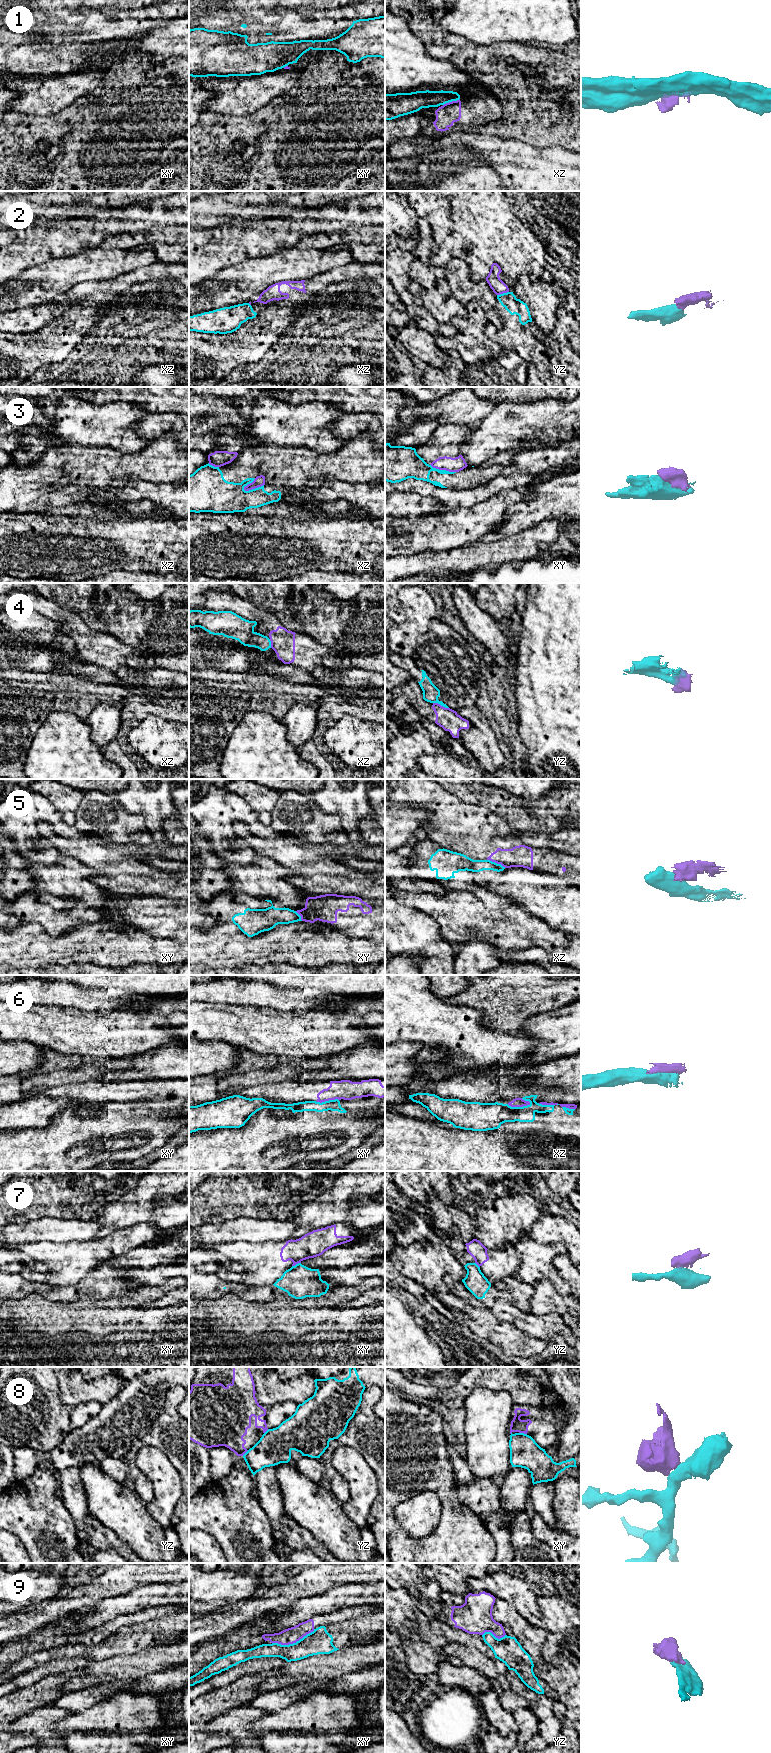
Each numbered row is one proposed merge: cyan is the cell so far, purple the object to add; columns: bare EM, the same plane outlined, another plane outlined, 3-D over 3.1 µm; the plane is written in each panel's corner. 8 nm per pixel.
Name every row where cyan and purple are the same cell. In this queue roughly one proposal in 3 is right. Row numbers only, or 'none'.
none

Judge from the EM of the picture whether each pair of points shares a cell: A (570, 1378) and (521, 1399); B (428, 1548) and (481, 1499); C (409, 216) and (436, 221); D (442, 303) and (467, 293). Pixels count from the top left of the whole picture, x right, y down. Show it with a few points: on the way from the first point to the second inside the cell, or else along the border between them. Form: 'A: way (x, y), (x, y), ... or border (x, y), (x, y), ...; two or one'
A: border (548, 1377), (555, 1392), (566, 1405); two
B: border (456, 1490), (458, 1498), (482, 1520); two
C: border (407, 201), (419, 216); two
D: border (445, 280), (452, 294), (464, 305); two

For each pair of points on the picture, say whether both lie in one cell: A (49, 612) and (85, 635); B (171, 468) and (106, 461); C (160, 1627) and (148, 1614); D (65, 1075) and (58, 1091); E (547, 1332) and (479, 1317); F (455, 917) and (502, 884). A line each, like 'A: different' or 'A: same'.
A: same
B: same
C: different
D: different
E: different
F: different

